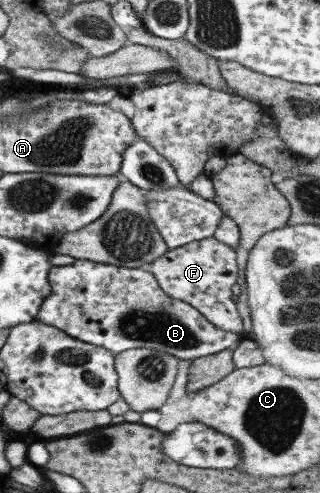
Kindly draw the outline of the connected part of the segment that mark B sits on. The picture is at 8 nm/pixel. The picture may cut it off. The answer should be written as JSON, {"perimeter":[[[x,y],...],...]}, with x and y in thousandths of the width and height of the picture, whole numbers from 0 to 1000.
{"perimeter":[[[238,527],[219,538],[159,540],[147,548],[159,592],[134,604],[106,649],[147,655],[203,677],[278,700],[313,702],[353,718],[422,704],[509,712],[566,730],[603,730],[672,718],[747,694],[741,675],[703,673],[659,657],[584,613],[522,600],[472,552],[353,535]]]}

